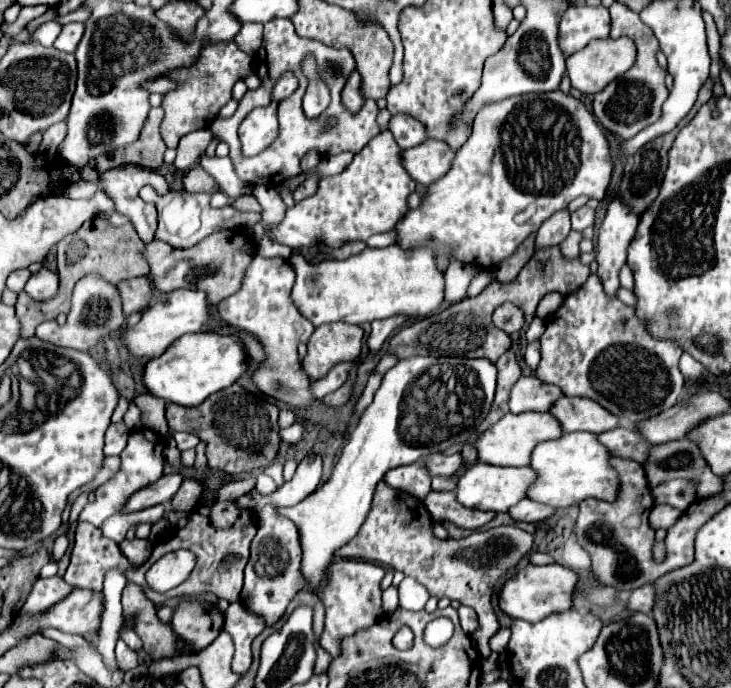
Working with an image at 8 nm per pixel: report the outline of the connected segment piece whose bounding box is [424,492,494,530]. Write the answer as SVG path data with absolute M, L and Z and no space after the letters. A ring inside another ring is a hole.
M430 492L424 498L424 506L430 512L432 520L442 522L442 520L450 520L460 528L482 528L486 522L490 522L494 518L492 512L476 512L476 510L468 510L464 508L458 500L454 492Z

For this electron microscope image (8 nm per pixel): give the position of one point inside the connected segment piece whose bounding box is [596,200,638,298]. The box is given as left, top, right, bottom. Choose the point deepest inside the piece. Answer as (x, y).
(618, 228)

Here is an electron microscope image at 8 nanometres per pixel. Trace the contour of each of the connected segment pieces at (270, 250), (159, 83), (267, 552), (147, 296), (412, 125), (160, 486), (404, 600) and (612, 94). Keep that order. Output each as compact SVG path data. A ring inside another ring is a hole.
M264 234L260 246L258 246L258 256L282 256L282 258L290 258L290 248L288 246L280 246L280 244L272 244L272 240L268 240L268 234Z
M160 78L160 80L156 80L156 82L152 82L152 84L148 84L148 90L150 92L170 92L170 90L174 90L178 86L178 82L176 80L172 80L172 78Z
M276 506L262 508L258 530L250 544L250 560L244 570L242 602L252 612L262 616L268 626L272 626L284 614L294 594L306 588L306 580L300 572L300 560L302 560L302 548L296 524L292 524L292 520L284 516L278 516Z
M132 278L116 284L120 300L122 300L122 310L124 314L134 314L142 312L148 308L152 300L152 284L148 284L148 278Z
M408 114L392 116L390 130L392 130L394 140L396 140L396 144L400 148L412 148L412 146L416 146L416 144L426 140L424 126L418 120L414 120L412 116L408 116Z
M180 472L164 474L156 484L150 484L148 488L142 488L140 492L136 492L136 496L132 496L132 500L128 500L128 504L124 506L124 512L138 512L156 504L170 502L172 496L178 492L182 480L184 476Z
M404 578L398 586L398 598L400 598L400 608L422 610L430 596L428 596L428 590L420 586L414 578Z
M614 2L608 10L612 16L610 36L612 38L620 38L620 36L632 38L636 44L636 62L632 64L630 70L626 70L622 76L614 78L602 92L598 92L594 96L594 116L606 130L628 140L628 138L634 138L642 128L650 126L652 122L656 122L660 118L662 104L668 98L668 88L664 84L666 70L662 70L656 60L656 52L660 50L658 40L654 38L654 32L640 20L640 16L620 2Z

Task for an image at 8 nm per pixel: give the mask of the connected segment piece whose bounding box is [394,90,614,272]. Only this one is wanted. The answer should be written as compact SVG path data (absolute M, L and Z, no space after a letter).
M552 90L488 102L478 110L472 136L456 152L446 176L430 184L420 206L408 210L396 224L396 244L408 250L420 246L430 248L436 256L436 266L442 272L446 272L450 258L484 270L494 270L504 258L516 252L528 234L536 232L546 218L566 208L574 198L586 194L602 200L612 178L612 168L608 140L580 100L560 90Z

